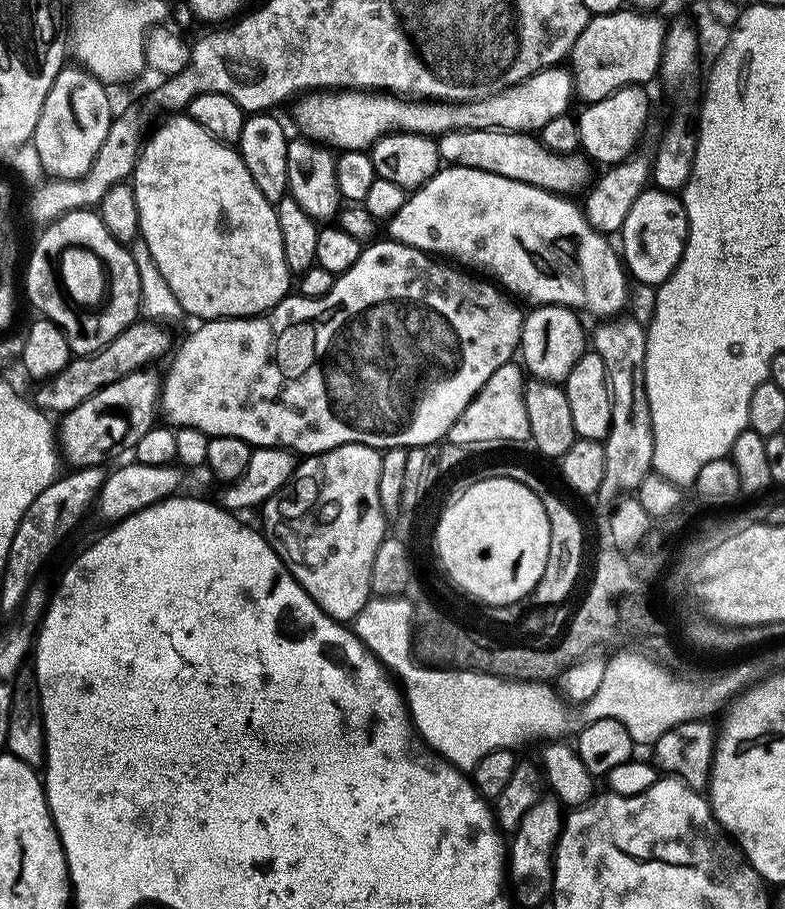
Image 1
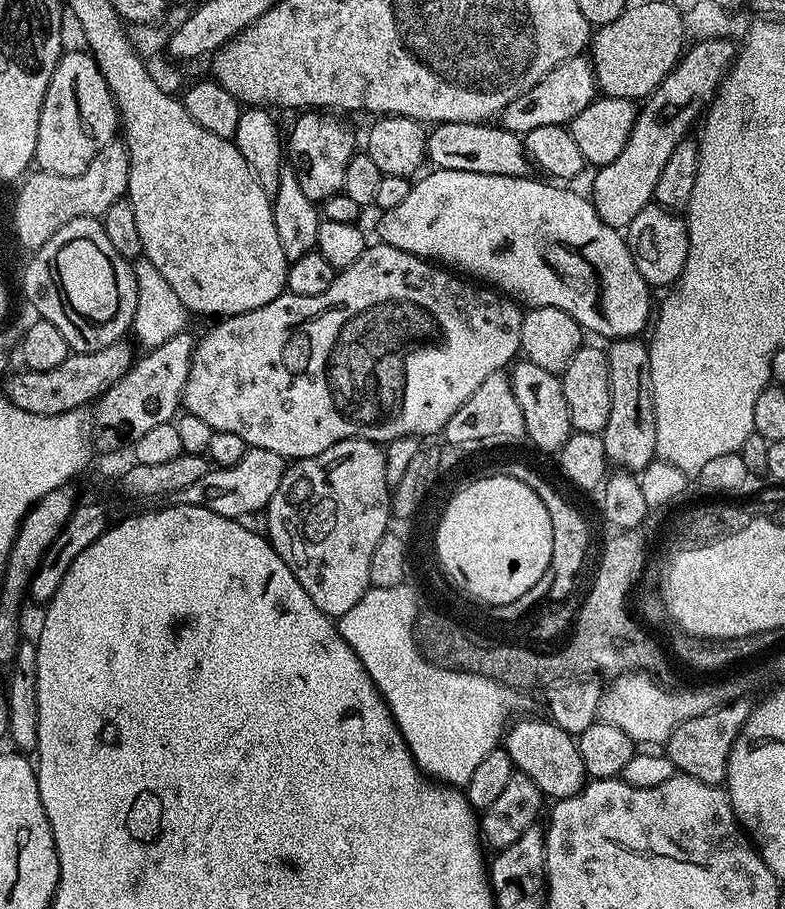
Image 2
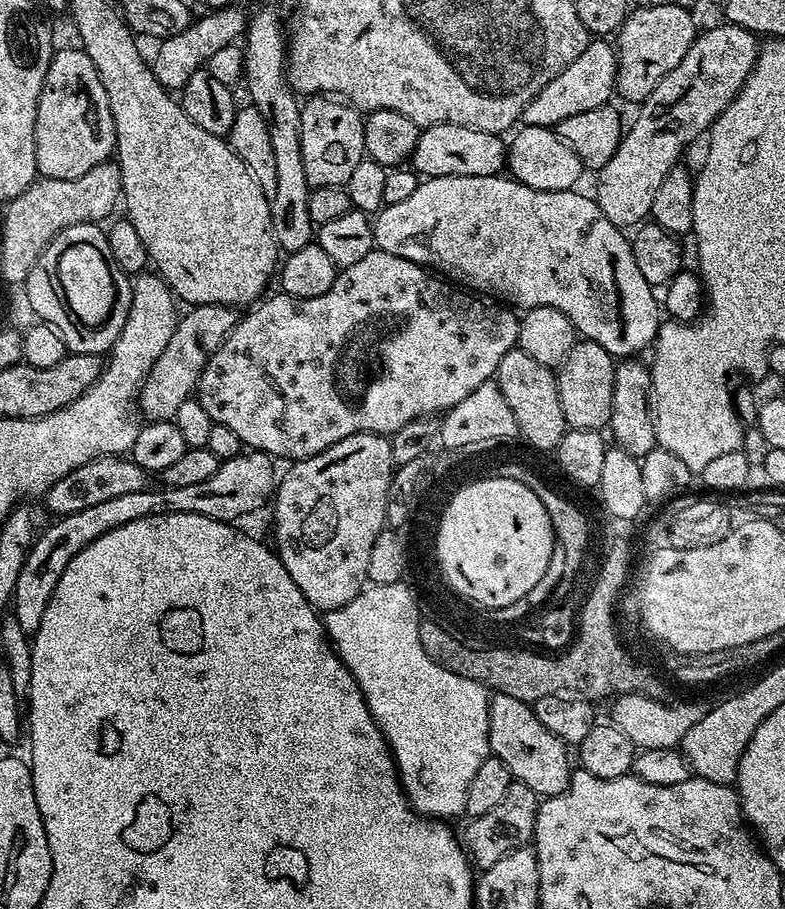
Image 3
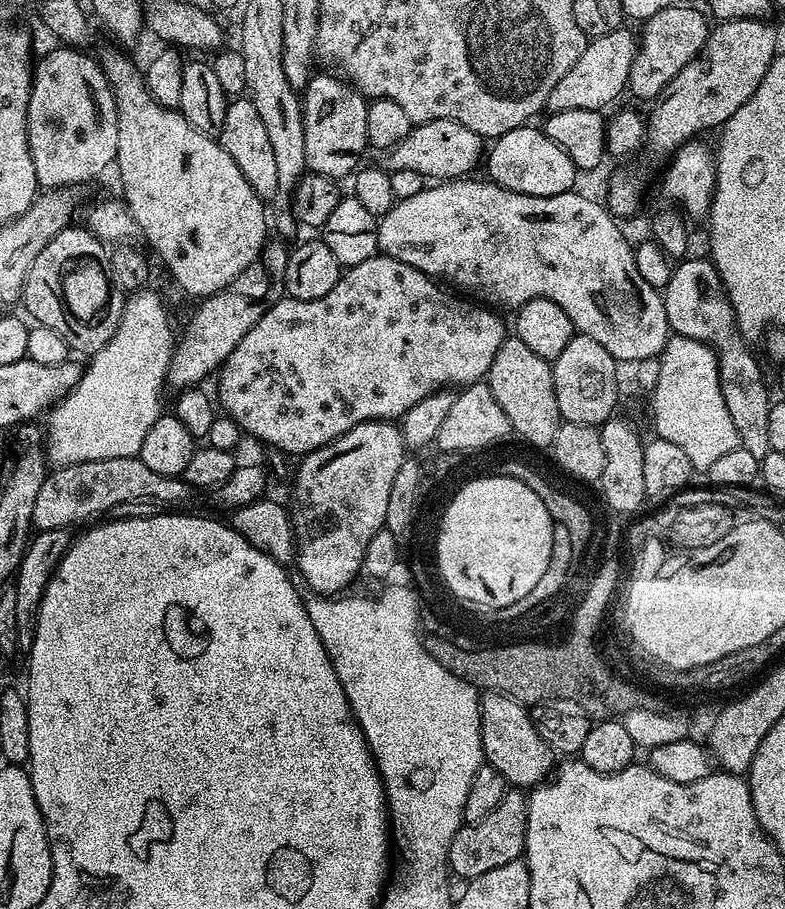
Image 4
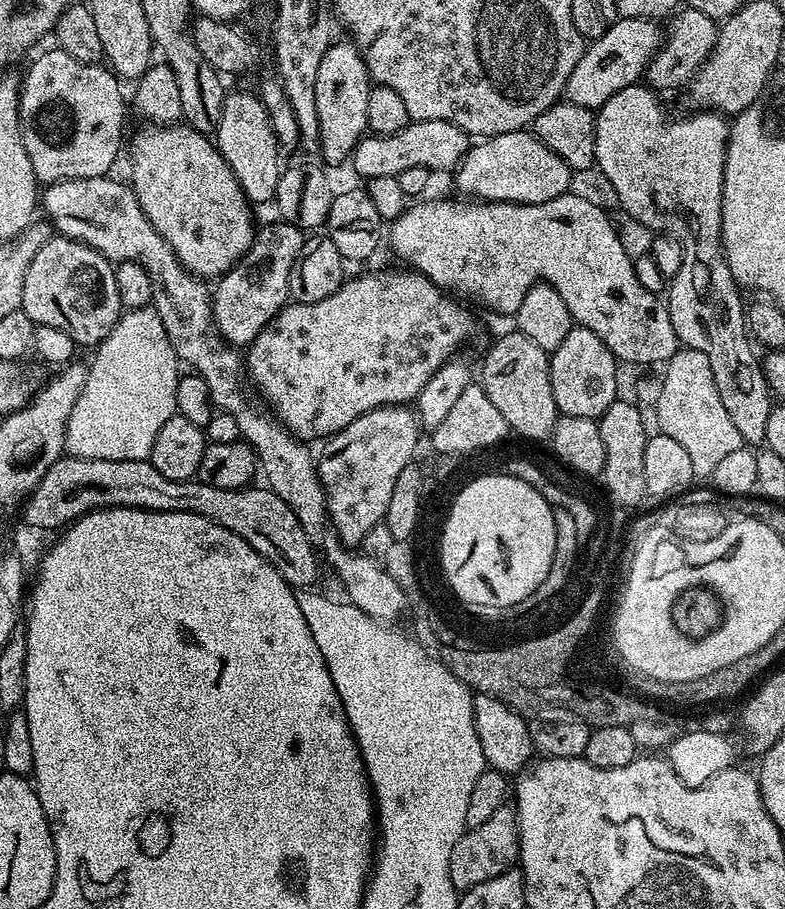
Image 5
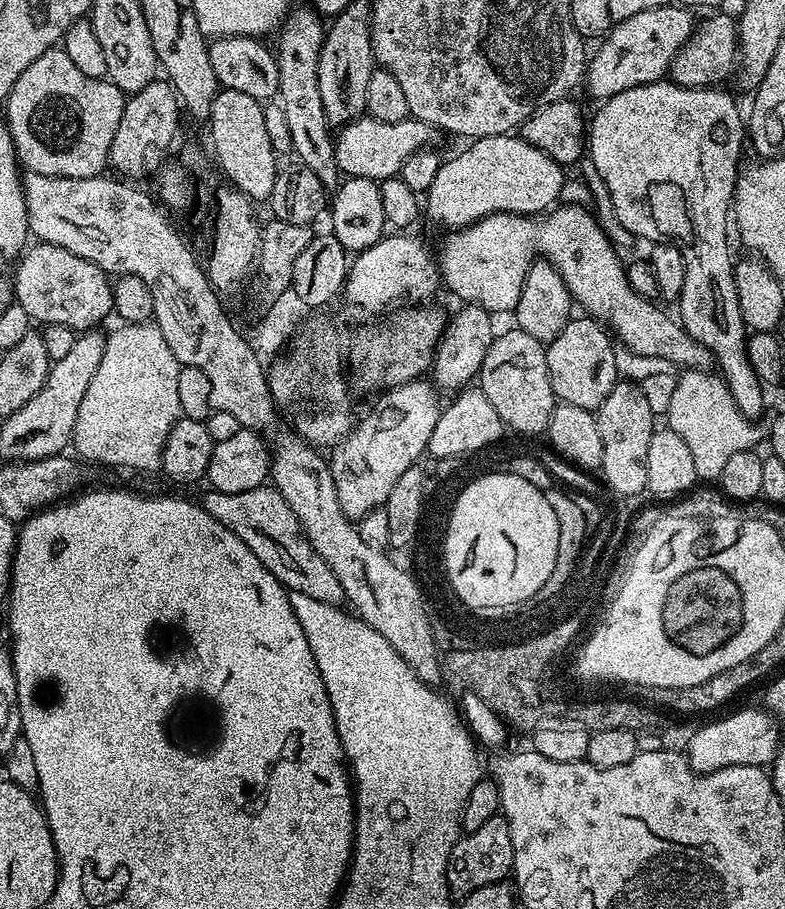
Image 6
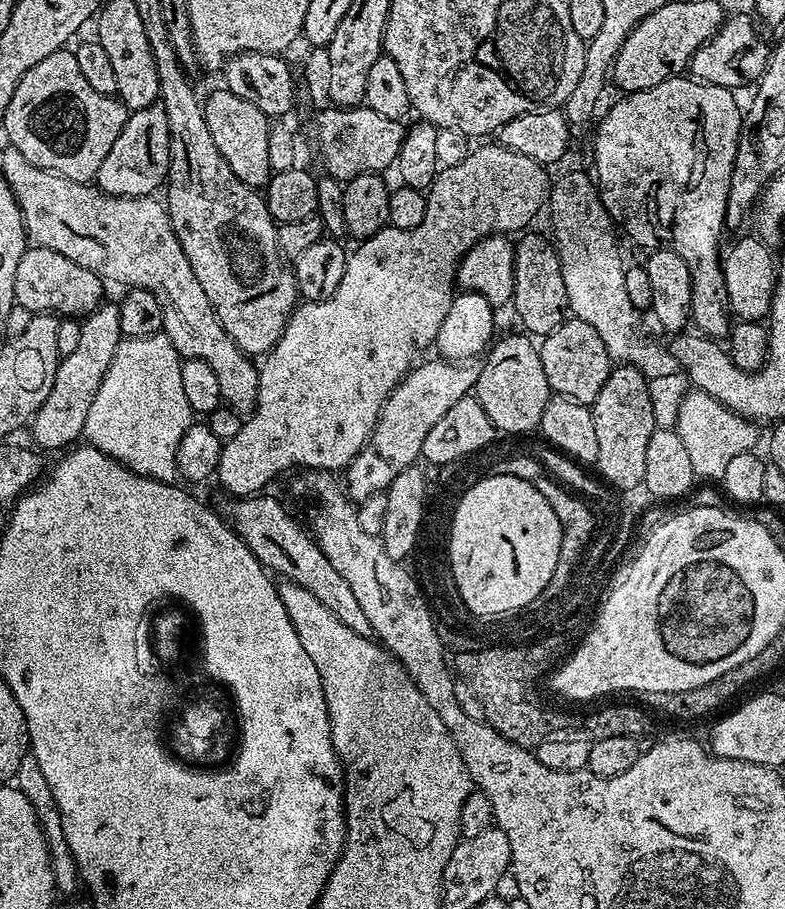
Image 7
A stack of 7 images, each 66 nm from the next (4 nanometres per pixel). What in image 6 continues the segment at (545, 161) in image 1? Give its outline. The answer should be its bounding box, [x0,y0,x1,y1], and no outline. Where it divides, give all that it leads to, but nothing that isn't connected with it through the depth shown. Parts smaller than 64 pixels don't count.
[335,115,434,181]

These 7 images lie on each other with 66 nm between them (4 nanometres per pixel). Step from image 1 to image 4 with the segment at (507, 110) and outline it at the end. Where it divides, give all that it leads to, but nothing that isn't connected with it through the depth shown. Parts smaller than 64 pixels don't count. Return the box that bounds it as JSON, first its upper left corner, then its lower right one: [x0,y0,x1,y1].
[546,26,637,113]

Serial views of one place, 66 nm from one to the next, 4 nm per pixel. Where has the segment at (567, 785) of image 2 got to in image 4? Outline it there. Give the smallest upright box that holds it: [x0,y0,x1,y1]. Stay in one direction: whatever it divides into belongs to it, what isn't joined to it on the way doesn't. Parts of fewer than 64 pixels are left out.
[480,691,556,788]

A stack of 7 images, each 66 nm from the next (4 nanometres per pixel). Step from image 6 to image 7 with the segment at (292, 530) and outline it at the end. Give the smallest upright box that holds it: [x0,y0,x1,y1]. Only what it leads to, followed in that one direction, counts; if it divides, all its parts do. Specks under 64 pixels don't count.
[227,494,372,637]

